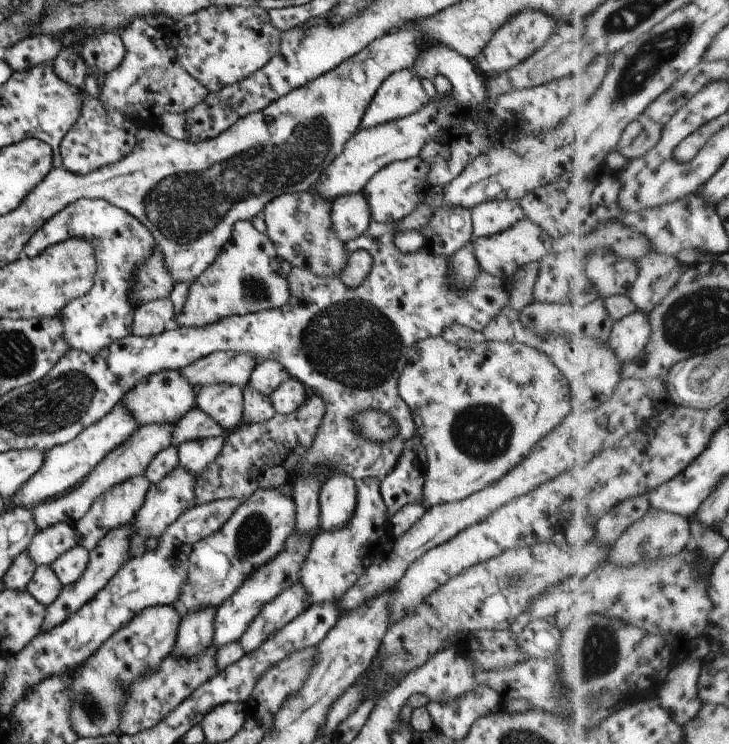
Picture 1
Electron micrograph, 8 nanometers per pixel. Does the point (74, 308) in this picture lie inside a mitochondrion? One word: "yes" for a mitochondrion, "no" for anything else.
no

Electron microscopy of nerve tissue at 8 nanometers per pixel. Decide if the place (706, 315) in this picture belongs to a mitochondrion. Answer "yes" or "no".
yes

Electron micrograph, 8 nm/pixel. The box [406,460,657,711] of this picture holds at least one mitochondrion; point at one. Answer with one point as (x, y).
(600, 646)

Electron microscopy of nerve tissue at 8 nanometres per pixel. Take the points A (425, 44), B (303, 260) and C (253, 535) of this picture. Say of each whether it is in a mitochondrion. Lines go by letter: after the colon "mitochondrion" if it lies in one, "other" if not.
A: other
B: other
C: mitochondrion

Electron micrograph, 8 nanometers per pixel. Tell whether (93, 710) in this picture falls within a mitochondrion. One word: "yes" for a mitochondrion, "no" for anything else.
yes

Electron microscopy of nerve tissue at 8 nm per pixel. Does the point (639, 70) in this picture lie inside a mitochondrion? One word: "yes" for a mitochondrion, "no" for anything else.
yes

